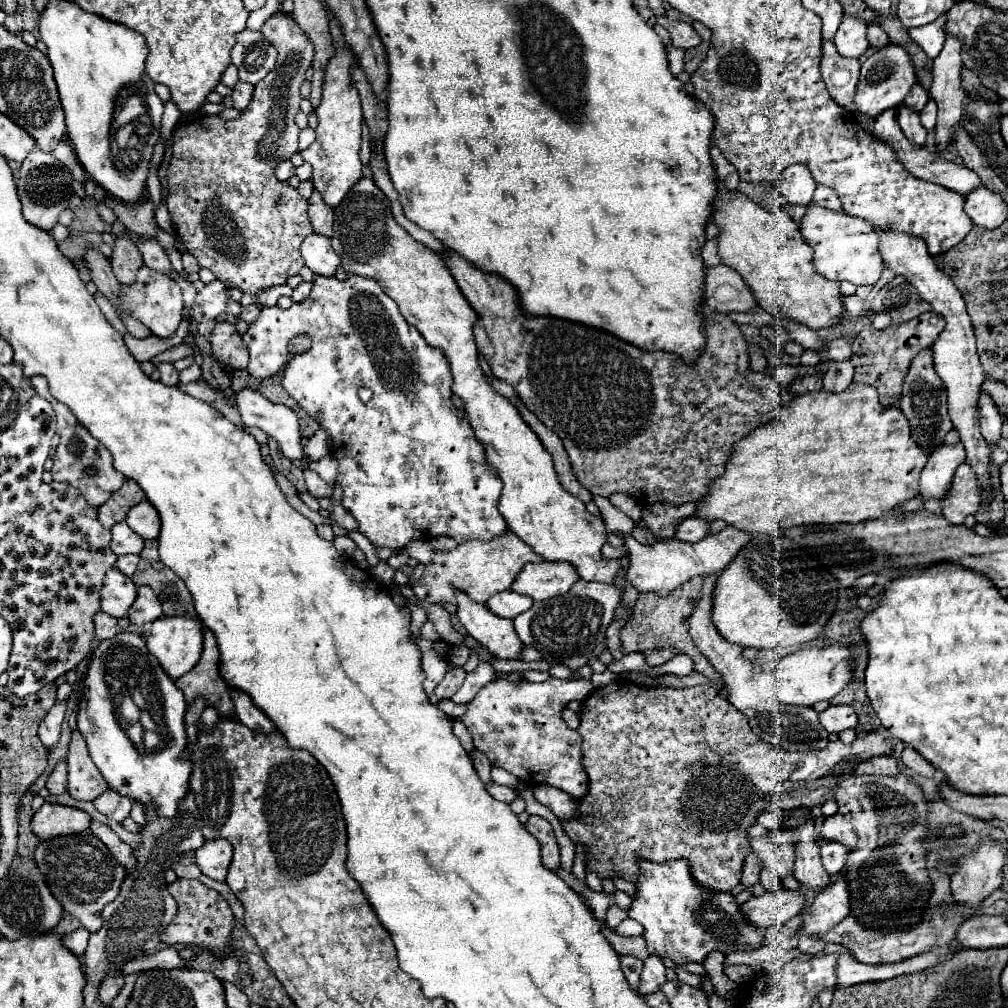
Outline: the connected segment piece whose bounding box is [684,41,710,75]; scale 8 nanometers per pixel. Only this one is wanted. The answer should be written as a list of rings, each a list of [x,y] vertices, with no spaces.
[[[702,41],[698,47],[692,47],[692,49],[688,49],[688,51],[686,51],[684,71],[686,71],[688,75],[692,75],[692,73],[694,73],[694,69],[704,61],[704,57],[706,57],[708,49],[710,49],[710,43],[708,43],[708,41]]]

